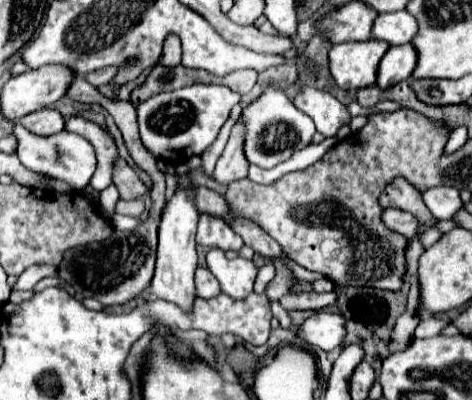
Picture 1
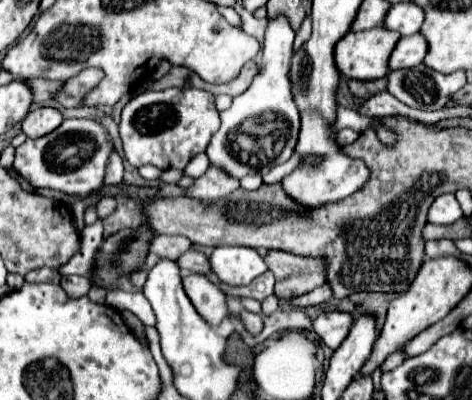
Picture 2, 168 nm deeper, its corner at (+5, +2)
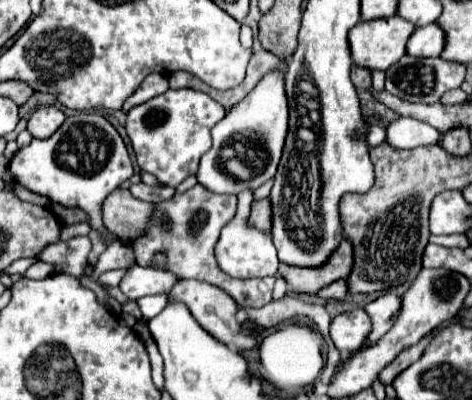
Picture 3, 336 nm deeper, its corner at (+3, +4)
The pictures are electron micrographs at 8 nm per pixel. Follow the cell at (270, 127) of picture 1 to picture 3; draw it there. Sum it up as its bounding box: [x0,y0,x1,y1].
[197,71,289,195]

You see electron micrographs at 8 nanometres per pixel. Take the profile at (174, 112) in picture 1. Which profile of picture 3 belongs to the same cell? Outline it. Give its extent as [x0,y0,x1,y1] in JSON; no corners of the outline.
[125,89,225,187]

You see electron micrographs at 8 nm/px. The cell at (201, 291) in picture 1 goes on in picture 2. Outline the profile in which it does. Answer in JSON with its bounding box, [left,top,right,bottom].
[183,273,227,325]

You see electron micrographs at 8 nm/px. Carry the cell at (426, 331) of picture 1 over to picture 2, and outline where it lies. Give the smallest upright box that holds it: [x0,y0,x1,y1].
[381,347,405,371]

